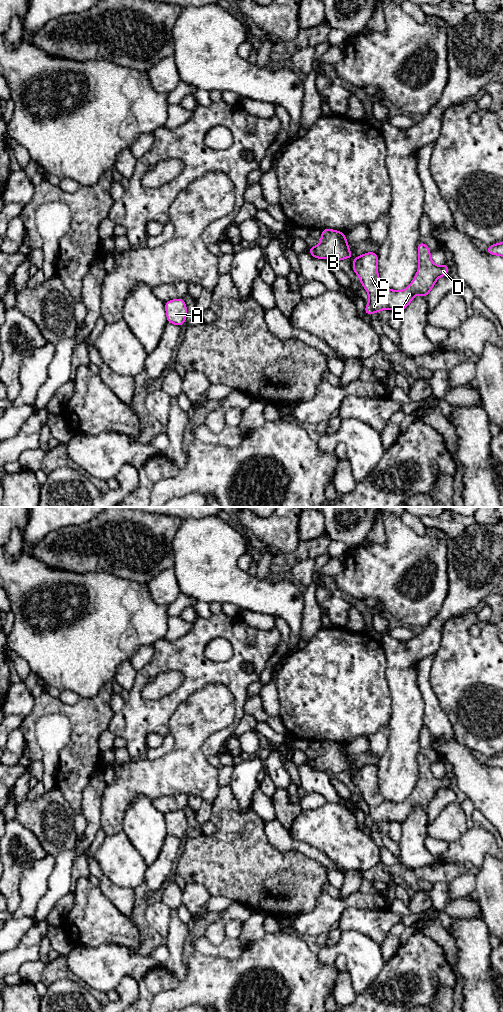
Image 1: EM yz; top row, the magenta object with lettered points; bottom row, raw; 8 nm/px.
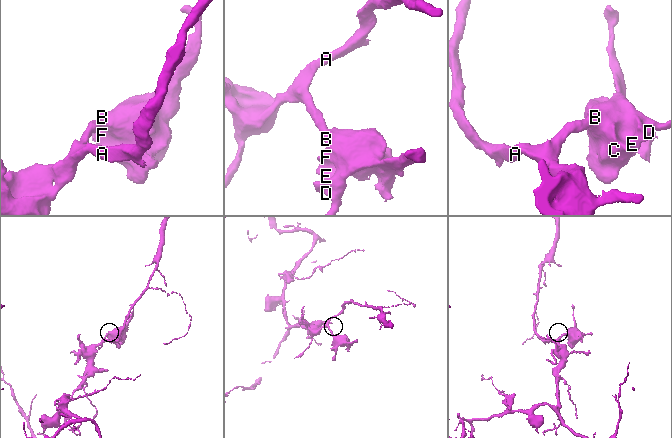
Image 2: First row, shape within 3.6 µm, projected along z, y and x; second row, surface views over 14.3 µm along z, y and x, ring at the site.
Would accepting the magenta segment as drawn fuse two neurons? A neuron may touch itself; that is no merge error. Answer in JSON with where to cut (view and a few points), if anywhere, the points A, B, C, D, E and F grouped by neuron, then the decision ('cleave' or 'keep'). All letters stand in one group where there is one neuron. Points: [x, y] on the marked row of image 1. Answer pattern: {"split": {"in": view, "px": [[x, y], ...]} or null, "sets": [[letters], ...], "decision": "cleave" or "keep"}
{"split": null, "sets": [["A", "B", "C", "D", "E", "F"]], "decision": "keep"}

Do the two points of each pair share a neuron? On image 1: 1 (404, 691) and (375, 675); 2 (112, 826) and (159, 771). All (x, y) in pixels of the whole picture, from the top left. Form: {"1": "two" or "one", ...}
{"1": "two", "2": "one"}

